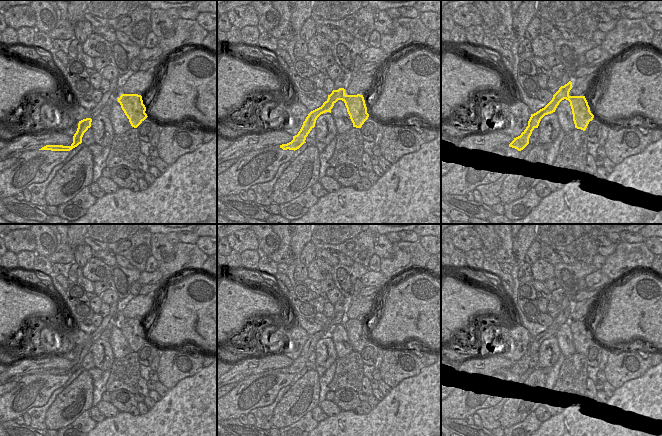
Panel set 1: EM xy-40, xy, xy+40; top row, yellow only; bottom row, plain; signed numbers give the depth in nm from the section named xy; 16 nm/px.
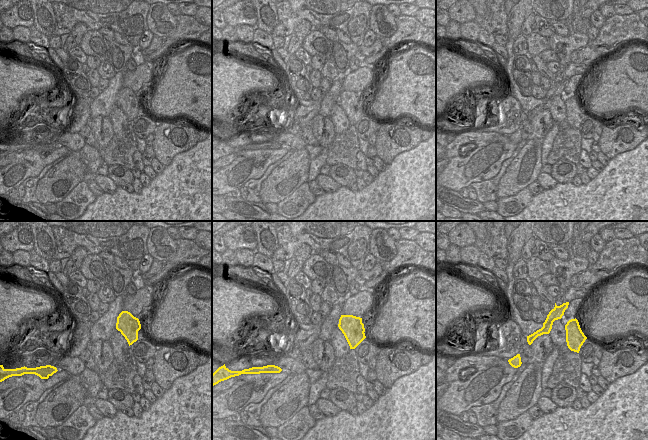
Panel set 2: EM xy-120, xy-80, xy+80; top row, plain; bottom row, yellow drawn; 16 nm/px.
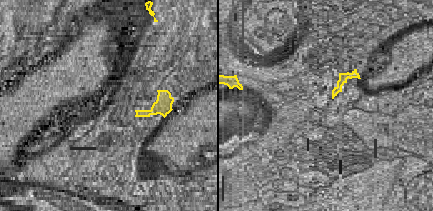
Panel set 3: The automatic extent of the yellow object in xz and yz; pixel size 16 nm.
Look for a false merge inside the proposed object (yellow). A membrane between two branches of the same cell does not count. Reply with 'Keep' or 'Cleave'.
Cleave

